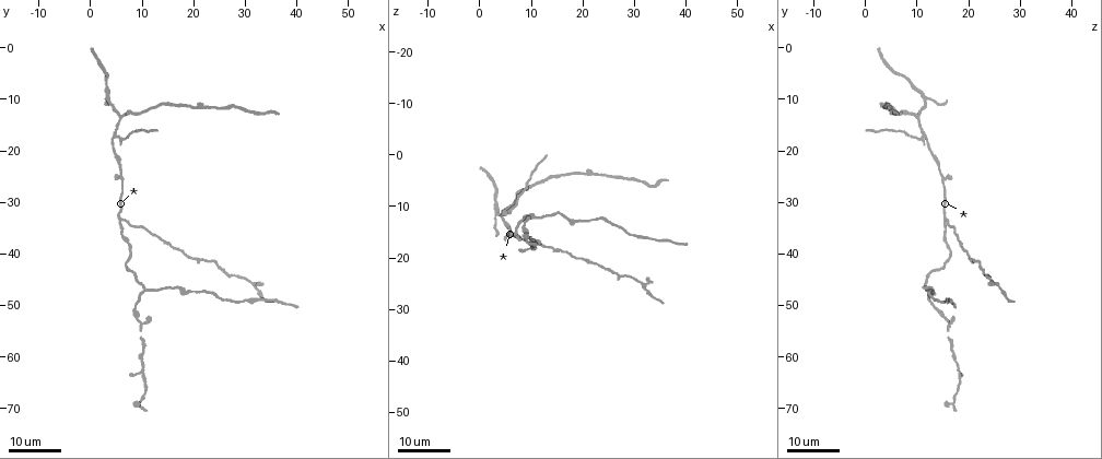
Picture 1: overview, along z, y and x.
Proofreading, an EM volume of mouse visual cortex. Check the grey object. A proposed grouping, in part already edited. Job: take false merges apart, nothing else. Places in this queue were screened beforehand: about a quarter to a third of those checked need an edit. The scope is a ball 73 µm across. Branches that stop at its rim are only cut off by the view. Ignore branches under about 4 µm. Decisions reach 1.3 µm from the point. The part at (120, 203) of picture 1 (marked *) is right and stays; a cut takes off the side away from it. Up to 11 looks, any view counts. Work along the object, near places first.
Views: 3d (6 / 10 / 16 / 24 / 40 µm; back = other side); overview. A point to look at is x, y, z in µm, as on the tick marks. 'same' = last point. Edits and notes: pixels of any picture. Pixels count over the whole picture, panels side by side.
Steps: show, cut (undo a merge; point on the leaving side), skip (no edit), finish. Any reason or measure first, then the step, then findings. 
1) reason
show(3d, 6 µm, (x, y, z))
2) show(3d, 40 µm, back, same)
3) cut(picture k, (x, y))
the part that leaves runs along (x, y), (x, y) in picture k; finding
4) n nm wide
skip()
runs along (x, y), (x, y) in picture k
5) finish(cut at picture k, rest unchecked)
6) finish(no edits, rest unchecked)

arms part here
show(3d, 24 µm, (5.5, 33.0, 15.5))

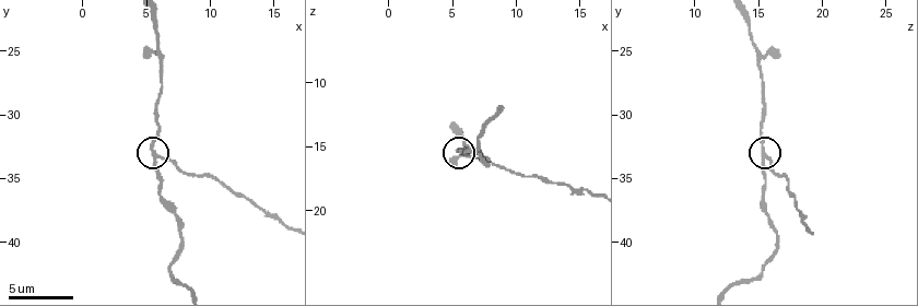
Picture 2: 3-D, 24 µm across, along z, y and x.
show(3d, 6 µm, (6.0, 33.4, 15.4))

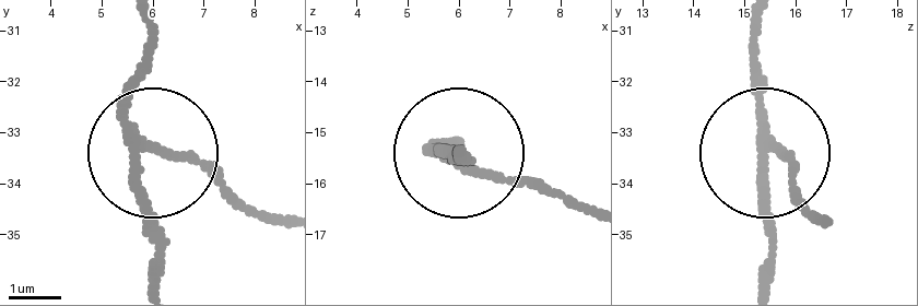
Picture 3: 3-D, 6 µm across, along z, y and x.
3 arms
cut(picture 3, (209, 163))
the part that leaves runs along (144, 140), (284, 219) in picture 3; two neurons meet here

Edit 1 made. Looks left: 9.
show(overview)

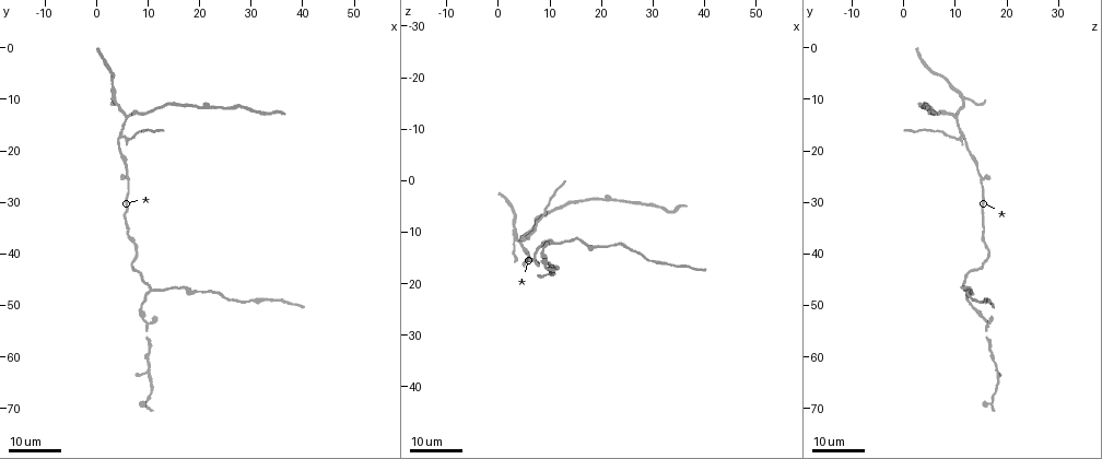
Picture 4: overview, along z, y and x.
three-way junction
show(3d, 16 µm, (4.5, 16.5, 11.0))

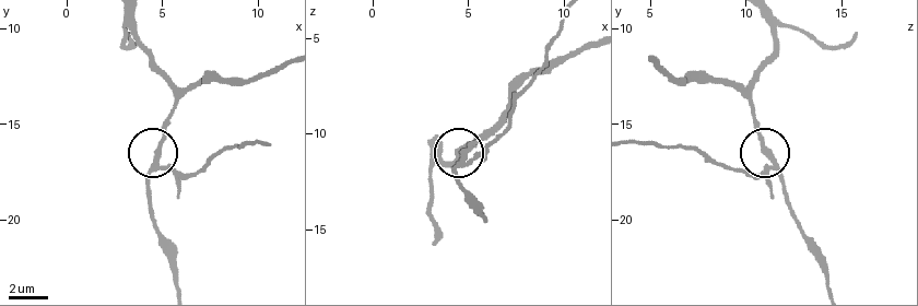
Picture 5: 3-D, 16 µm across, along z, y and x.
show(3d, 10 µm, (4.9, 16.6, 11.4))

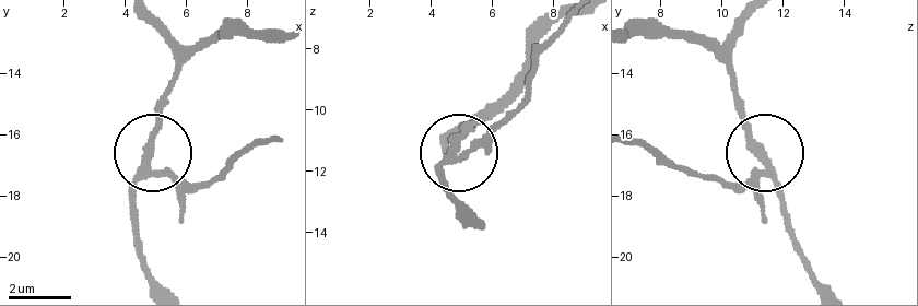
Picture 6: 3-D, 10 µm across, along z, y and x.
230 nm wide
cut(picture 6, (185, 184))
the part that leaves runs along (150, 174), (202, 181), (265, 142) in picture 6; two neurons meet here

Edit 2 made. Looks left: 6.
show(3d, 24 µm, (11.0, 47.0, 12.5))

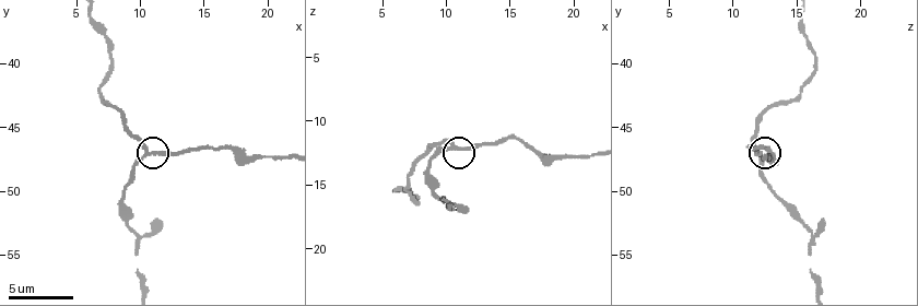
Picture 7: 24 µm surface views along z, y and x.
closer look
show(3d, 6 µm, (10.4, 47.4, 12.2))

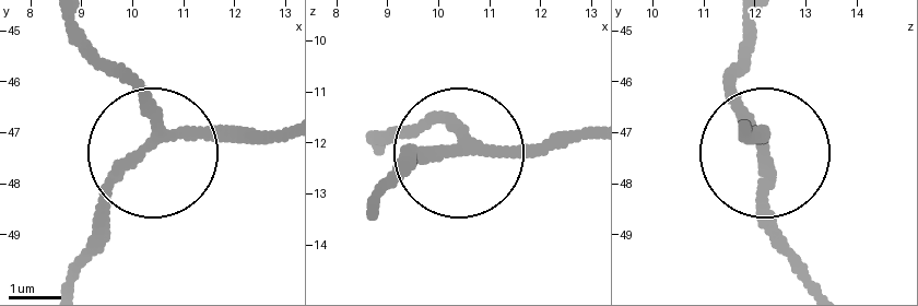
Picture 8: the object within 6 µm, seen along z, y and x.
side arm 29 µm
skip()
runs along (754, 26), (737, 105), (763, 157), (772, 244) in picture 8; continuous, no second neuron

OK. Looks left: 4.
three-way junction
show(3d, 24 µm, (10.0, 62.0, 18.0))

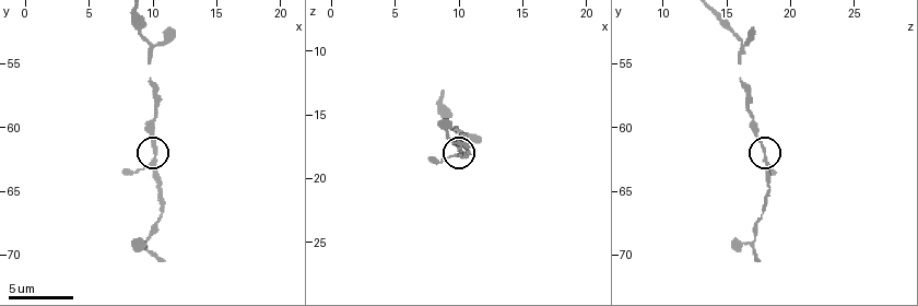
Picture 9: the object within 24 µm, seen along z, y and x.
show(3d, 10 µm, (10.2, 62.2, 17.8))

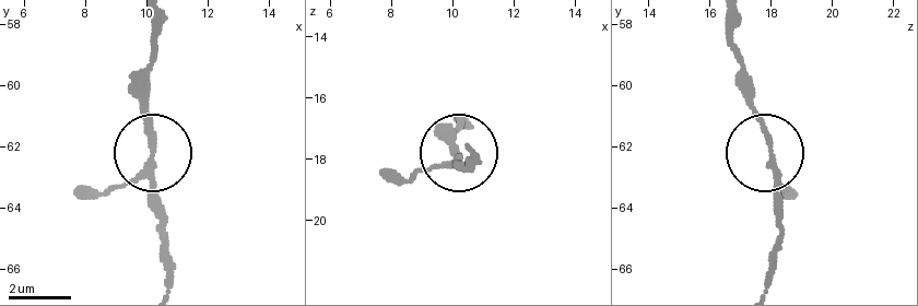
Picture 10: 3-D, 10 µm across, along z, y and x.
170 nm wide
skip()
runs along (725, 23), (746, 102), (772, 156), (780, 233) in picture 10; one neuron here

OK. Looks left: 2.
side arm on a straight run
show(3d, 24 µm, (3.0, 9.5, 12.0))

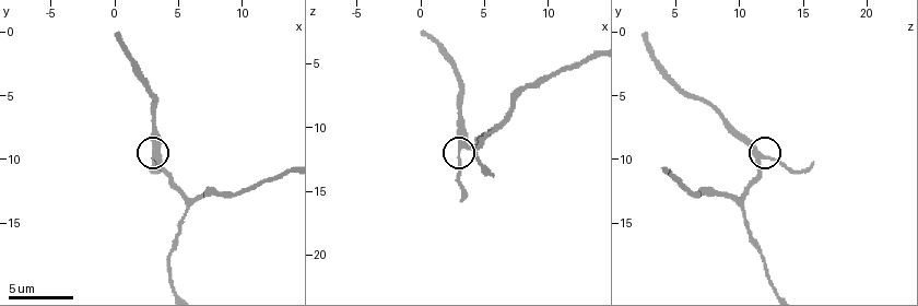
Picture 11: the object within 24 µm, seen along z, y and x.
show(3d, 6 µm, (3.0, 9.6, 11.8))

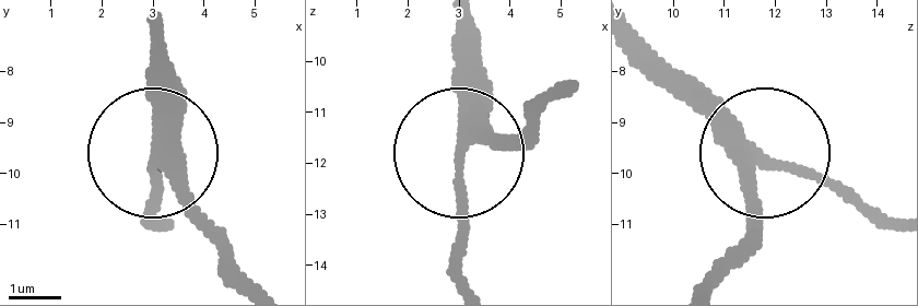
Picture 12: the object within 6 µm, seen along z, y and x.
3 arms
skip()
runs along (254, 283), (154, 161), (150, 213) in picture 12; continuous, no second neuron

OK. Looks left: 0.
finish(cut at picture 3, cut at picture 6, rest unchecked)

